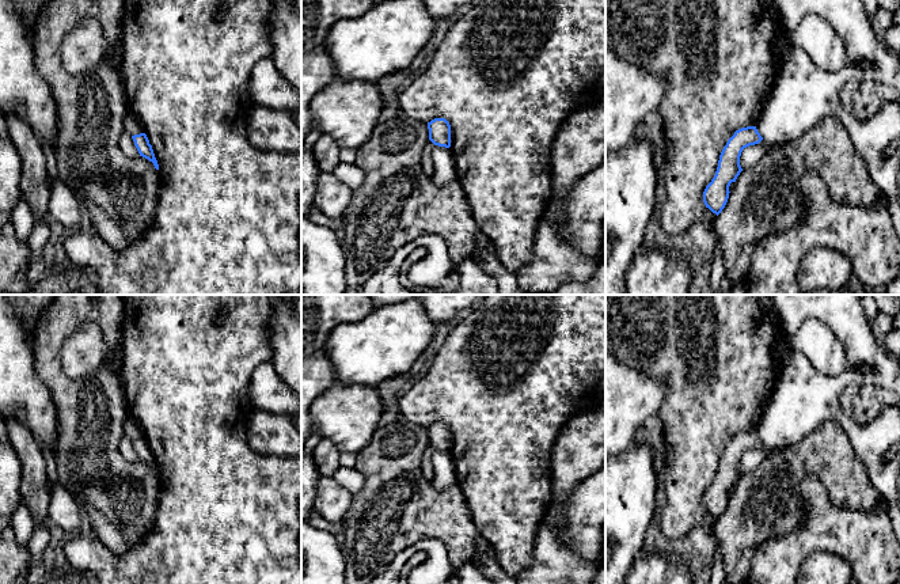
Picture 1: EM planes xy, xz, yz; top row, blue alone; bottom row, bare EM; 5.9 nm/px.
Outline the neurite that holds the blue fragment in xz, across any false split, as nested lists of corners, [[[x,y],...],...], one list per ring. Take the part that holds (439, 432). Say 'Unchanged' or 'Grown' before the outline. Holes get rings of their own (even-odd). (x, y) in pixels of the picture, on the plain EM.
Unchanged. [[[434,422],[428,426],[429,444],[438,451],[451,451],[451,429],[445,422]]]

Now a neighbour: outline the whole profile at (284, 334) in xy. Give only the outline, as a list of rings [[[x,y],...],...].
[[[273,295],[271,308],[267,330],[270,361],[278,376],[301,399],[301,318],[295,312],[292,302],[282,295]]]

